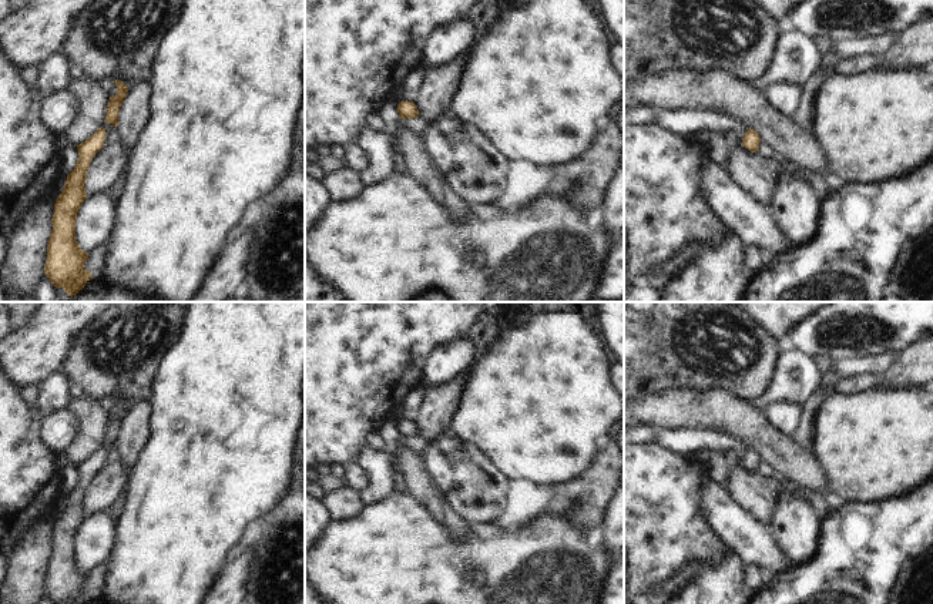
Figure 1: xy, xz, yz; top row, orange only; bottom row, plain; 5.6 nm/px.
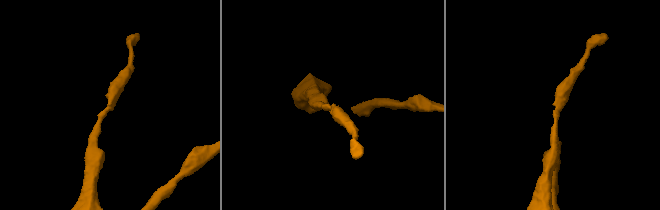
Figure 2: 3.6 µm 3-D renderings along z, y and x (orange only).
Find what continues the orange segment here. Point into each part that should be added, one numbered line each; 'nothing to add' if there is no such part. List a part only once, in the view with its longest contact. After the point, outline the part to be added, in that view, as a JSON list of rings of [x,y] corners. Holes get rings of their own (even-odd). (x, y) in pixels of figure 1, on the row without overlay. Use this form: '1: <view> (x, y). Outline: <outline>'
nothing to add.

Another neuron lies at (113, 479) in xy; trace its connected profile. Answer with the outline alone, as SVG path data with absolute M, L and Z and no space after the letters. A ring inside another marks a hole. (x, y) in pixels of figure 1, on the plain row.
M121 459L104 463L87 489L85 513L108 511L127 493L132 472Z

